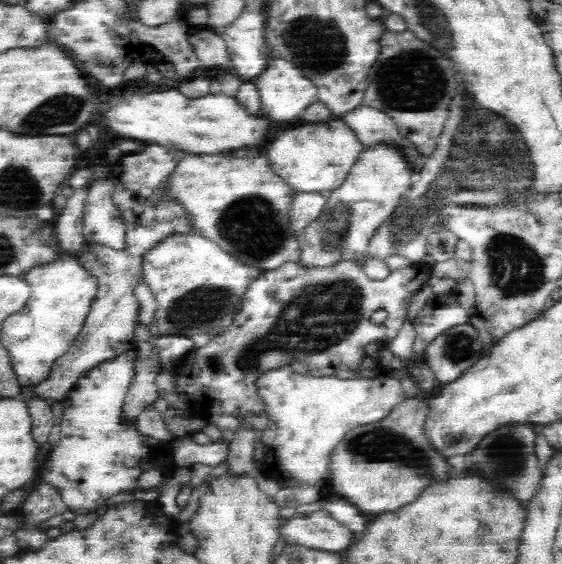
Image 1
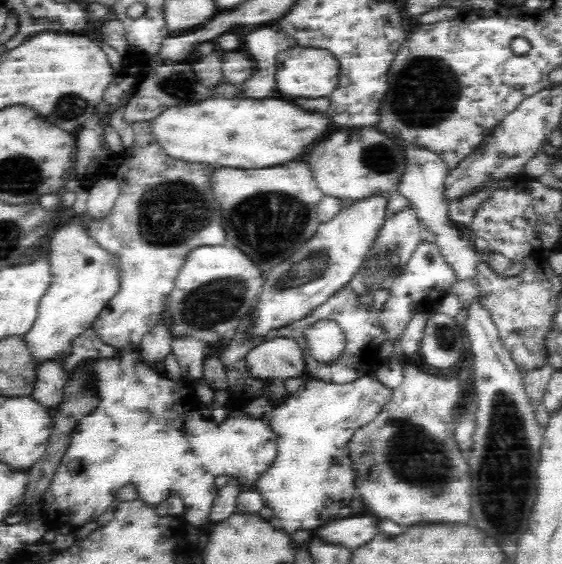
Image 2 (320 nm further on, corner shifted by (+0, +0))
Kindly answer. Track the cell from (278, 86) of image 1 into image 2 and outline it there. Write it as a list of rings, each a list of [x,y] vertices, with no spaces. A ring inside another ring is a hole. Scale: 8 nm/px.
[[[294,45],[276,55],[276,90],[288,98],[322,98],[336,88],[336,59],[318,48]]]

